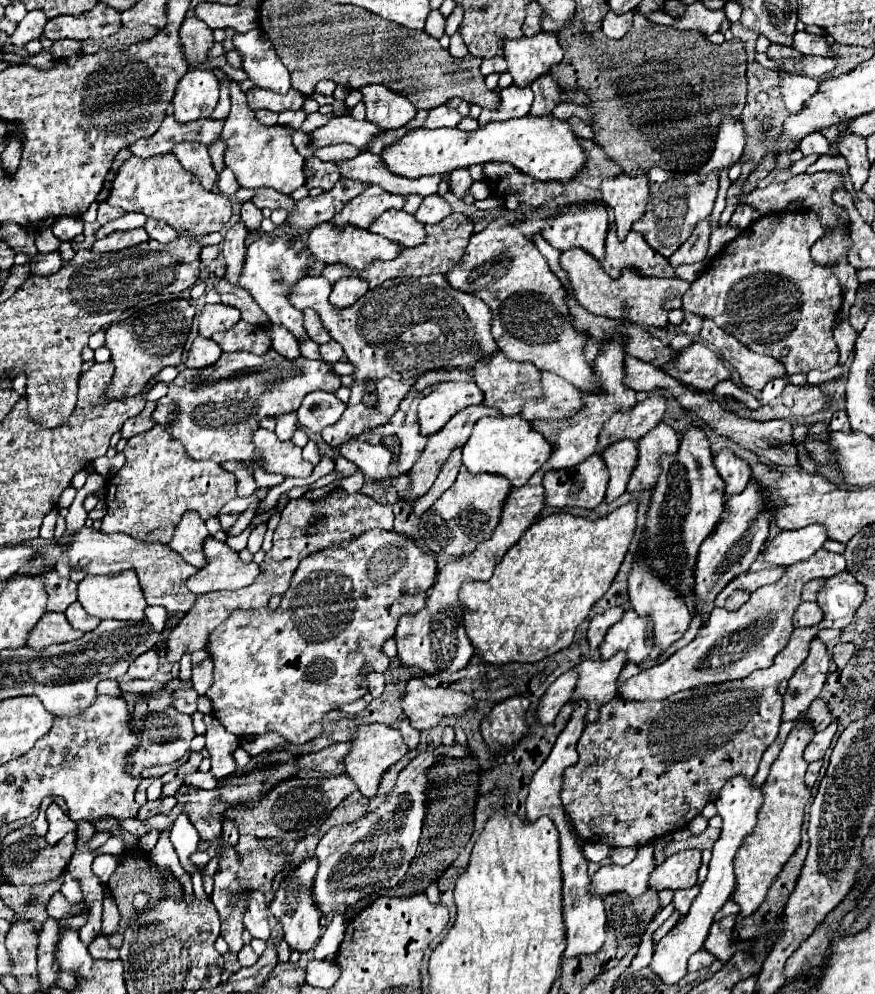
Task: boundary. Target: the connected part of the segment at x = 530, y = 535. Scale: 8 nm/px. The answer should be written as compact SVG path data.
M628 503L624 507L618 507L616 511L612 511L608 517L604 519L598 519L598 521L590 521L590 519L582 519L582 517L570 517L568 513L554 513L554 515L548 515L540 521L534 521L526 533L520 537L520 541L516 545L512 545L506 555L502 557L502 561L496 565L494 569L494 575L488 579L488 581L464 581L462 583L462 589L460 589L460 603L462 603L462 609L464 609L464 627L466 627L466 633L468 633L468 639L472 641L478 657L490 665L506 665L506 663L512 663L512 661L518 661L518 663L536 663L536 661L542 661L544 657L548 655L554 655L558 653L560 649L568 647L572 643L572 637L574 637L574 631L576 627L588 617L588 611L590 607L608 591L608 587L612 585L620 565L622 565L622 559L630 547L630 541L634 537L634 531L636 531L636 503Z

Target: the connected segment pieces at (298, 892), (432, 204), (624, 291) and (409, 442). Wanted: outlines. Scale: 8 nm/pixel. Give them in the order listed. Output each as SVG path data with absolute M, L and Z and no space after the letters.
M316 857L304 861L296 871L292 871L286 881L282 883L282 887L278 889L272 905L270 905L270 913L280 921L282 929L284 929L284 941L290 945L290 951L298 951L298 953L308 953L316 947L318 937L320 937L320 913L318 907L312 901L312 881L314 881L314 873L318 871L318 861Z
M440 195L424 197L422 205L416 211L416 219L420 223L440 223L446 215L450 215L450 205Z
M568 249L562 253L562 267L568 271L570 283L574 287L576 301L594 315L604 315L610 319L628 319L644 327L664 329L668 325L668 311L682 307L682 295L688 291L690 283L682 279L654 279L642 277L632 269L624 269L622 277L612 279L602 265L588 257L582 249Z
M387 423L379 426L369 433L363 433L358 437L353 437L349 441L367 441L371 435L380 434L385 437L389 434L395 434L400 437L400 455L398 455L398 473L408 473L410 467L416 463L416 459L420 457L422 449L428 443L428 437L420 435L420 429L416 423L412 425L394 426Z

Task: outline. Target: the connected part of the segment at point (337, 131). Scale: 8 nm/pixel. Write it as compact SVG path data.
M350 115L346 117L332 117L328 125L310 133L310 149L318 151L320 147L334 145L334 143L352 143L356 147L364 147L382 135L384 129L378 129L370 121L356 121Z

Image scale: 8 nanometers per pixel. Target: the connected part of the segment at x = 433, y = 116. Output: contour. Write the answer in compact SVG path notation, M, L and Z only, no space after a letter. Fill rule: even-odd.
M438 105L428 111L426 121L432 121L432 127L456 127L460 121L460 113L452 107Z

